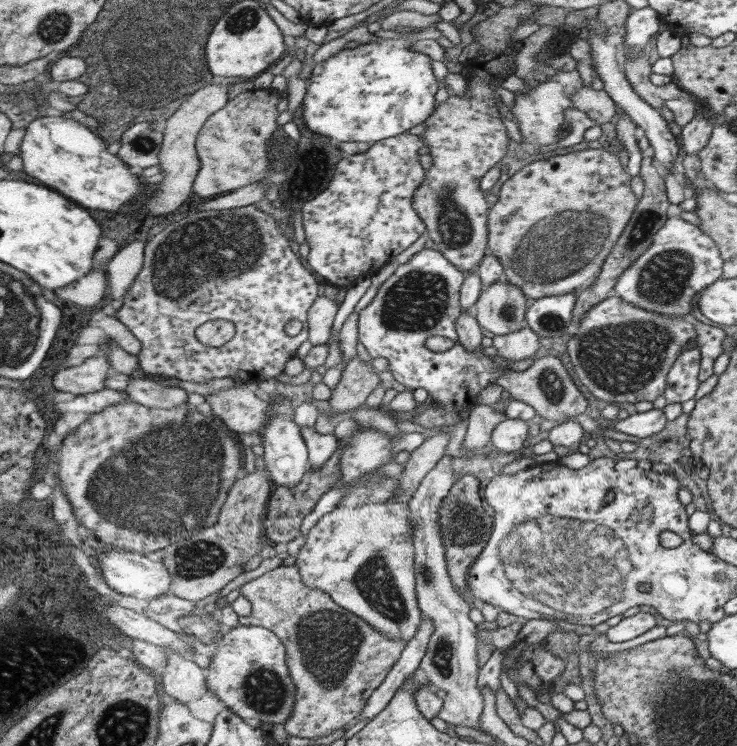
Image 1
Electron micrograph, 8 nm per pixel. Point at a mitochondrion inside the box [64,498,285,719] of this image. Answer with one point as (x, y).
(198, 558)

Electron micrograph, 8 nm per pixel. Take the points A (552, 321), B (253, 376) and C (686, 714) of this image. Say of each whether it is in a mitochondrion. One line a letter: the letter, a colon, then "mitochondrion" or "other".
A: mitochondrion
B: other
C: mitochondrion

